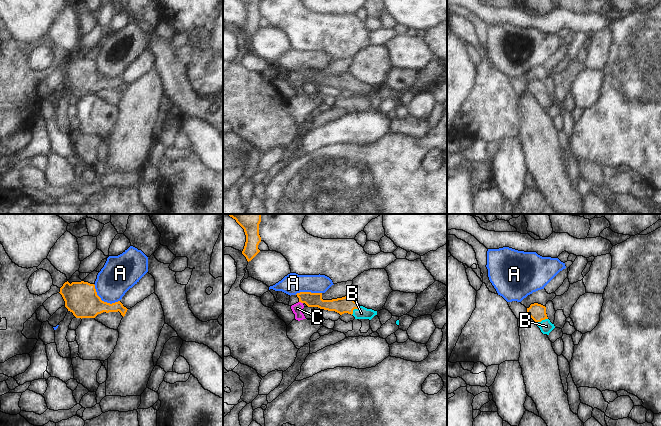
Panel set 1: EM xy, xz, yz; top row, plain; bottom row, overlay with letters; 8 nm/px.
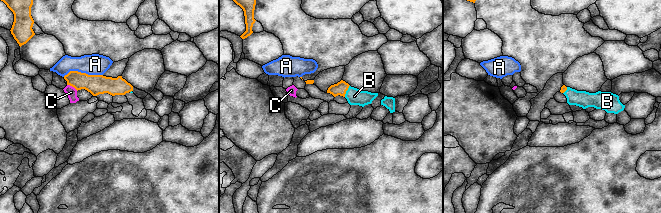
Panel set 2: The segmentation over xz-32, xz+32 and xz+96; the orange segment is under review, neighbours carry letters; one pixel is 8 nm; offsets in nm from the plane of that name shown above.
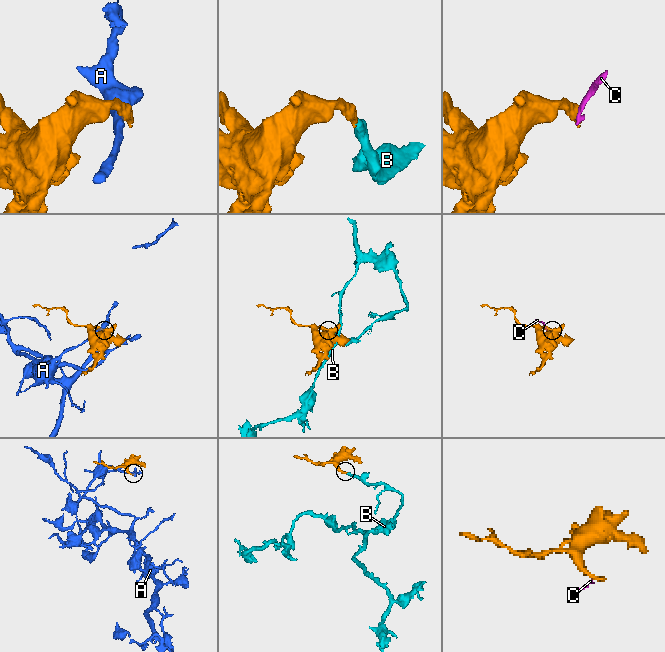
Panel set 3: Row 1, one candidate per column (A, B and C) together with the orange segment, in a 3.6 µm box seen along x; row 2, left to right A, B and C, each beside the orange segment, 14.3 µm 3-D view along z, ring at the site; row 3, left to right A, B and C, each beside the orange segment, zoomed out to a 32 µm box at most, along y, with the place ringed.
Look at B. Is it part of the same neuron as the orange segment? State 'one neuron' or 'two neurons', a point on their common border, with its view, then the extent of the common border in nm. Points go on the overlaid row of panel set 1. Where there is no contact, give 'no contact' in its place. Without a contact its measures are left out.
one neuron; meets orange in xz at (354, 308); contact 100 nm long

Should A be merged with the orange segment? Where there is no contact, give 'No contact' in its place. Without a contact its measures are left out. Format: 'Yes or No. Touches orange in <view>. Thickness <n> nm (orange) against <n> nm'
No. Touches orange in xy. Thickness 260 nm (orange) against 280 nm.

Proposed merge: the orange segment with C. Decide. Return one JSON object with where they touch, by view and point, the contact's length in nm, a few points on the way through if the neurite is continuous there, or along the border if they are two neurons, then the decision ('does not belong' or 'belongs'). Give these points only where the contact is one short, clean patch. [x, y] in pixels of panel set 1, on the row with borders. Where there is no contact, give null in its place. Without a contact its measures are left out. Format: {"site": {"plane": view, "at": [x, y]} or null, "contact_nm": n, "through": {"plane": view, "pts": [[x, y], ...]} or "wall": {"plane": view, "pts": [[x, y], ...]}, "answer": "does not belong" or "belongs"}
{"site": {"plane": "xz", "at": [301, 302]}, "contact_nm": 40, "wall": {"plane": "xz", "pts": [[299, 301], [302, 303]]}, "answer": "does not belong"}

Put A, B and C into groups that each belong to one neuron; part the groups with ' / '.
A / B / C

